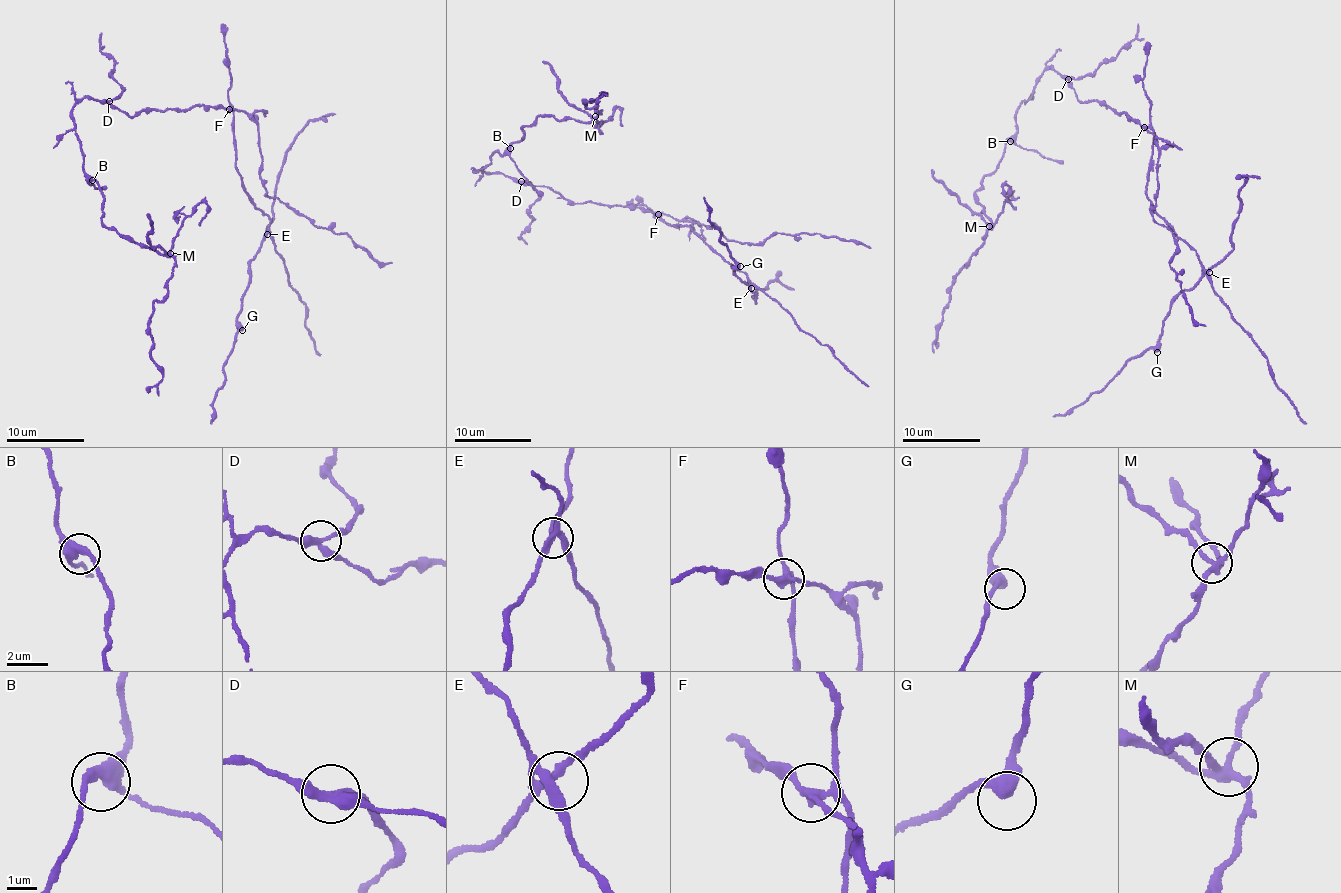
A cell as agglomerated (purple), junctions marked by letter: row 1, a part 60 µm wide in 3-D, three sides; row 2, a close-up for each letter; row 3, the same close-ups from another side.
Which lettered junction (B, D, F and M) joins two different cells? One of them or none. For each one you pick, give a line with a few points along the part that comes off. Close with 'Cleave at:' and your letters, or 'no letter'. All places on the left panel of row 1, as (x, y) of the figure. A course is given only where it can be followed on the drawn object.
F: course (230, 108), (242, 187), (270, 224), (249, 264), (240, 326), (223, 368), (225, 379), (213, 404), (211, 423)
Cleave at: F

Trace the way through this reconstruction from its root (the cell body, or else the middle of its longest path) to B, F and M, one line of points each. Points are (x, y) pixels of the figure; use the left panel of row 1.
B: (156, 110), (129, 116), (92, 98), (79, 99), (72, 110), (75, 131), (84, 154), (85, 174), (92, 180)
F: (156, 110), (210, 105), (230, 108)
M: (156, 110), (129, 116), (87, 97), (72, 110), (84, 171), (102, 193), (102, 222), (133, 241), (170, 253)

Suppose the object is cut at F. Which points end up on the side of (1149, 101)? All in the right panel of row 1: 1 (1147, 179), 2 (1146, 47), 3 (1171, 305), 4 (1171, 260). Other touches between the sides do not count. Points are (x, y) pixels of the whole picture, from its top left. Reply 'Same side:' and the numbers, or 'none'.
Same side: 1, 2, 3

